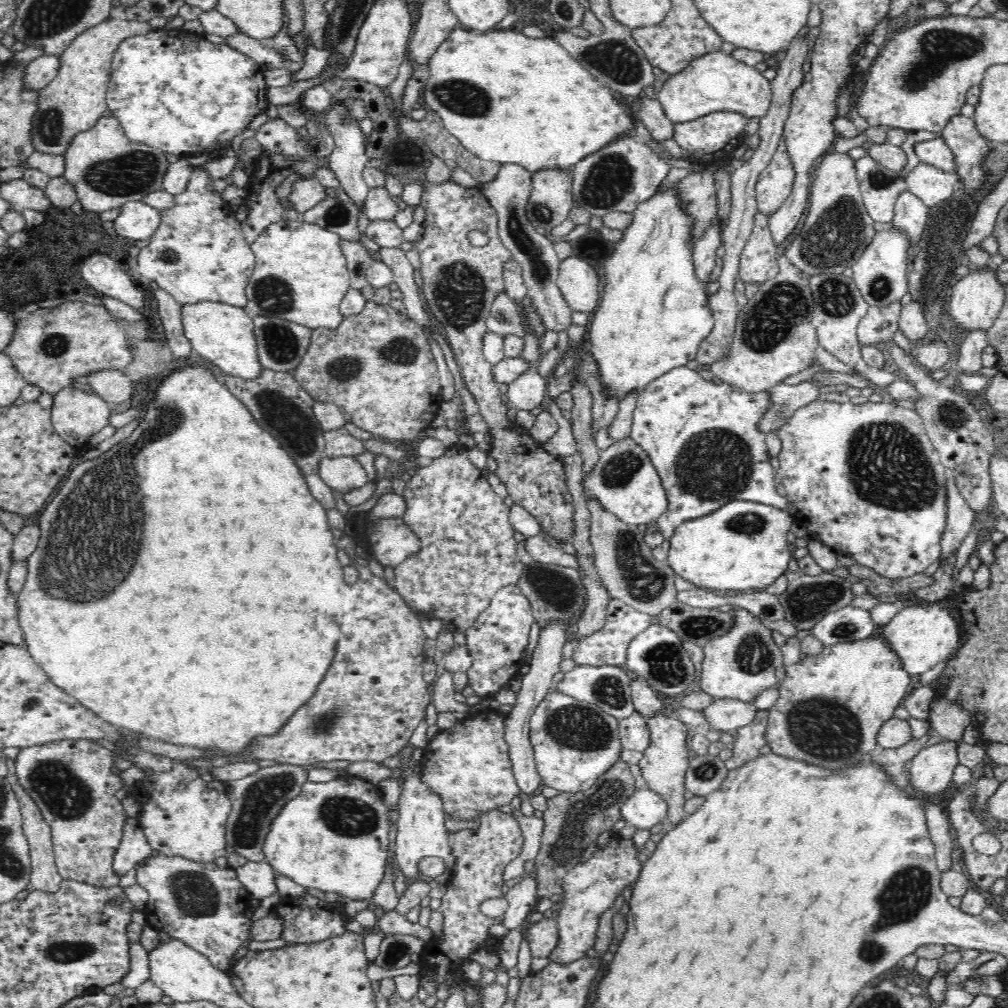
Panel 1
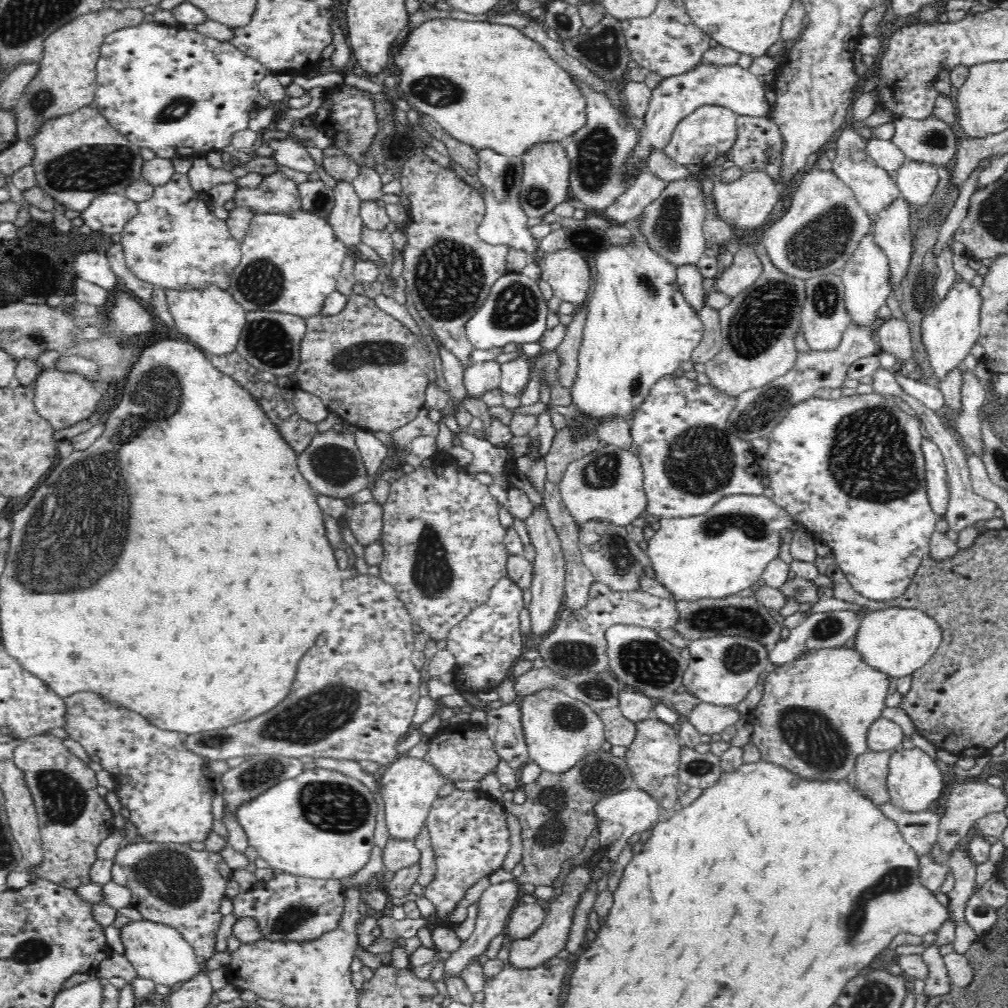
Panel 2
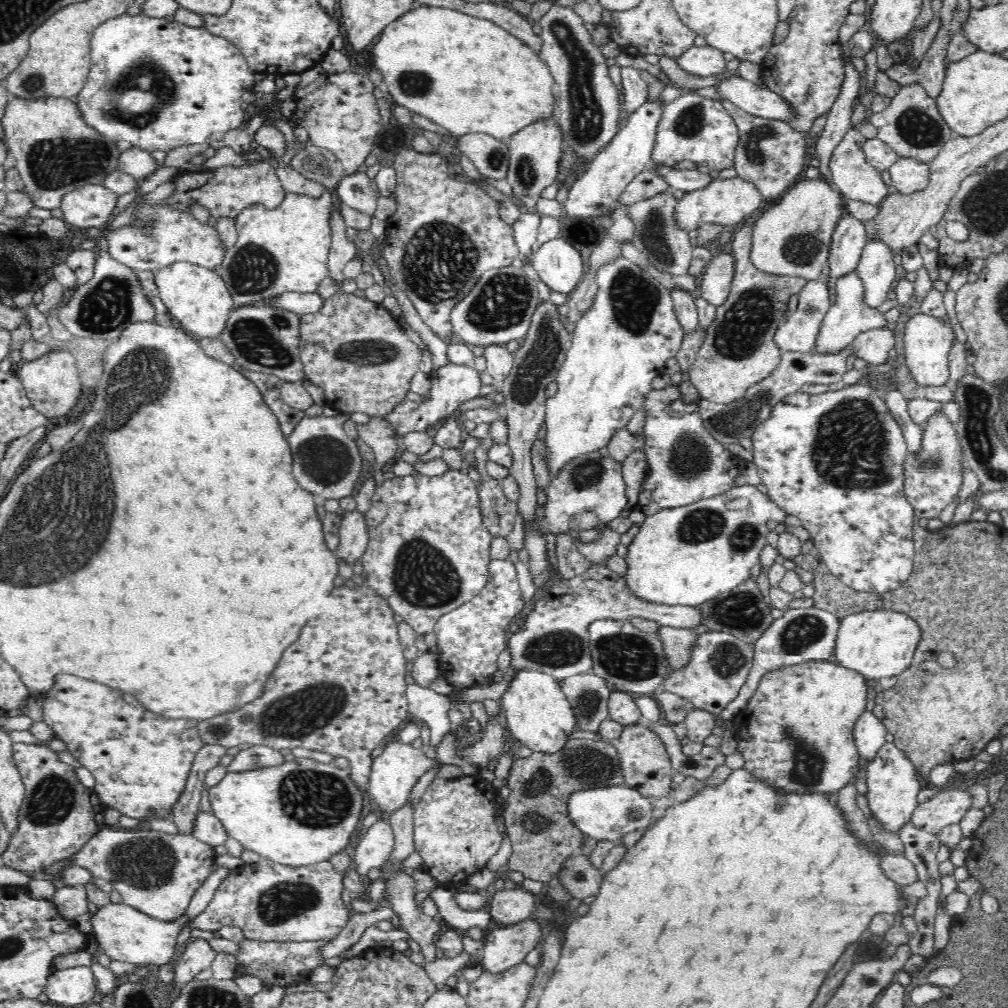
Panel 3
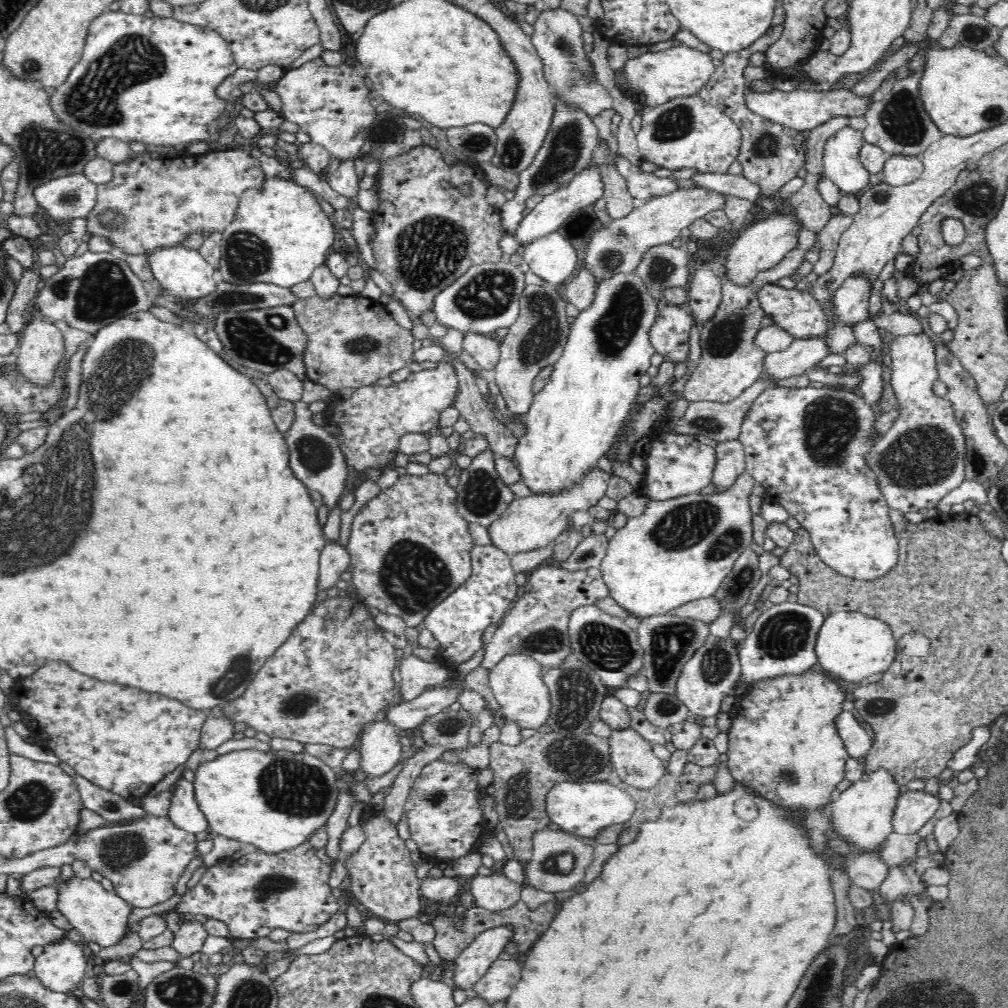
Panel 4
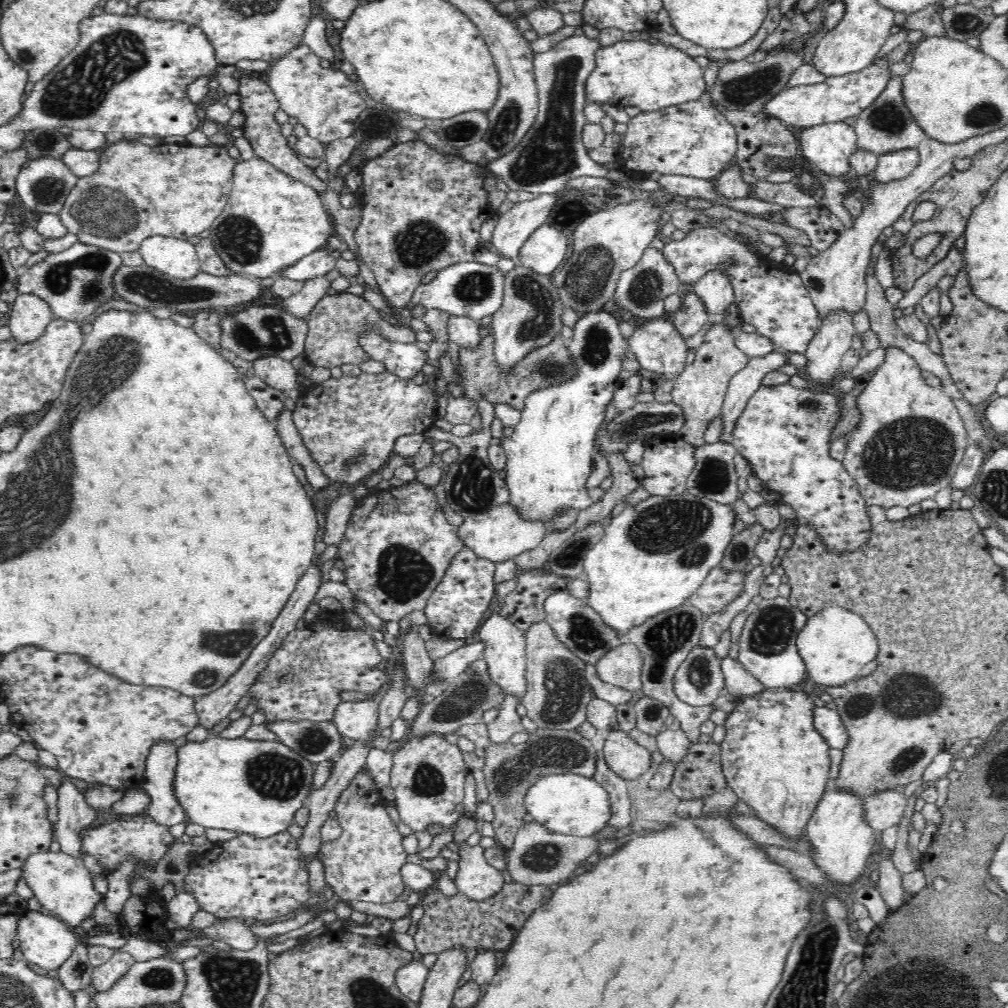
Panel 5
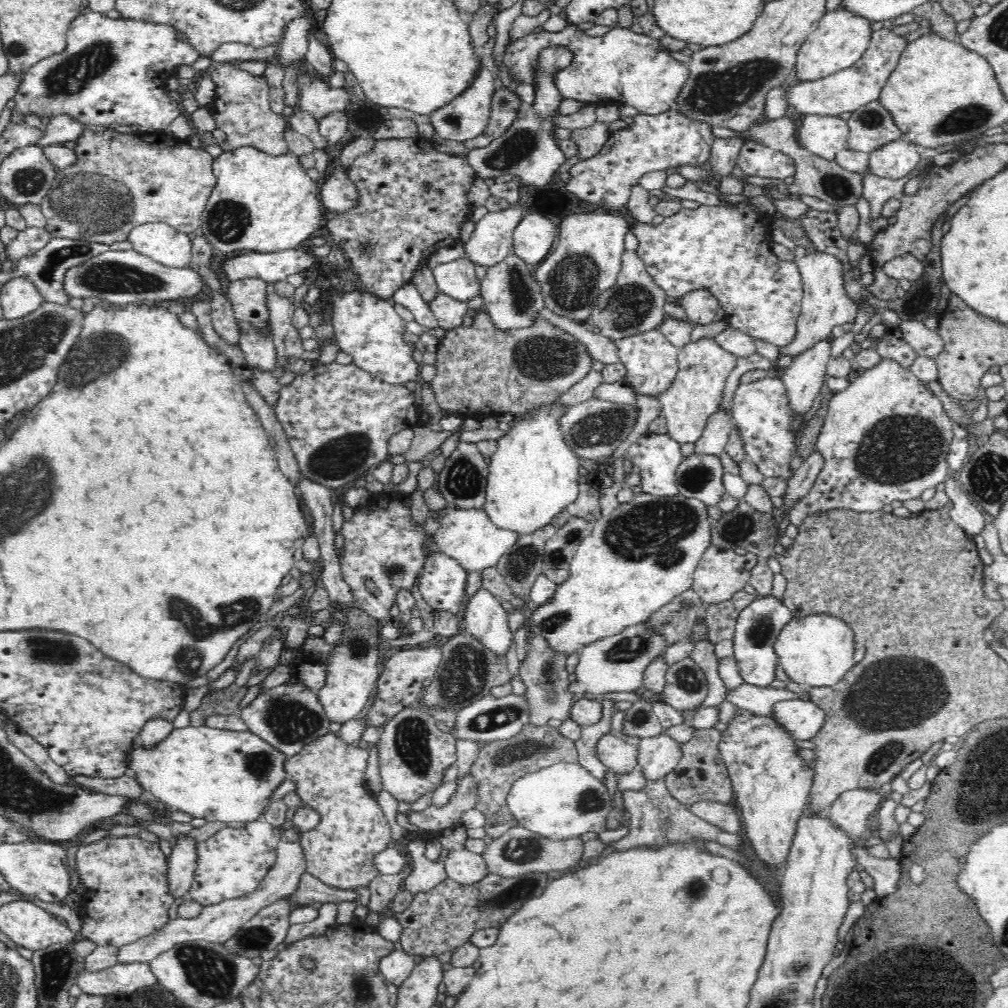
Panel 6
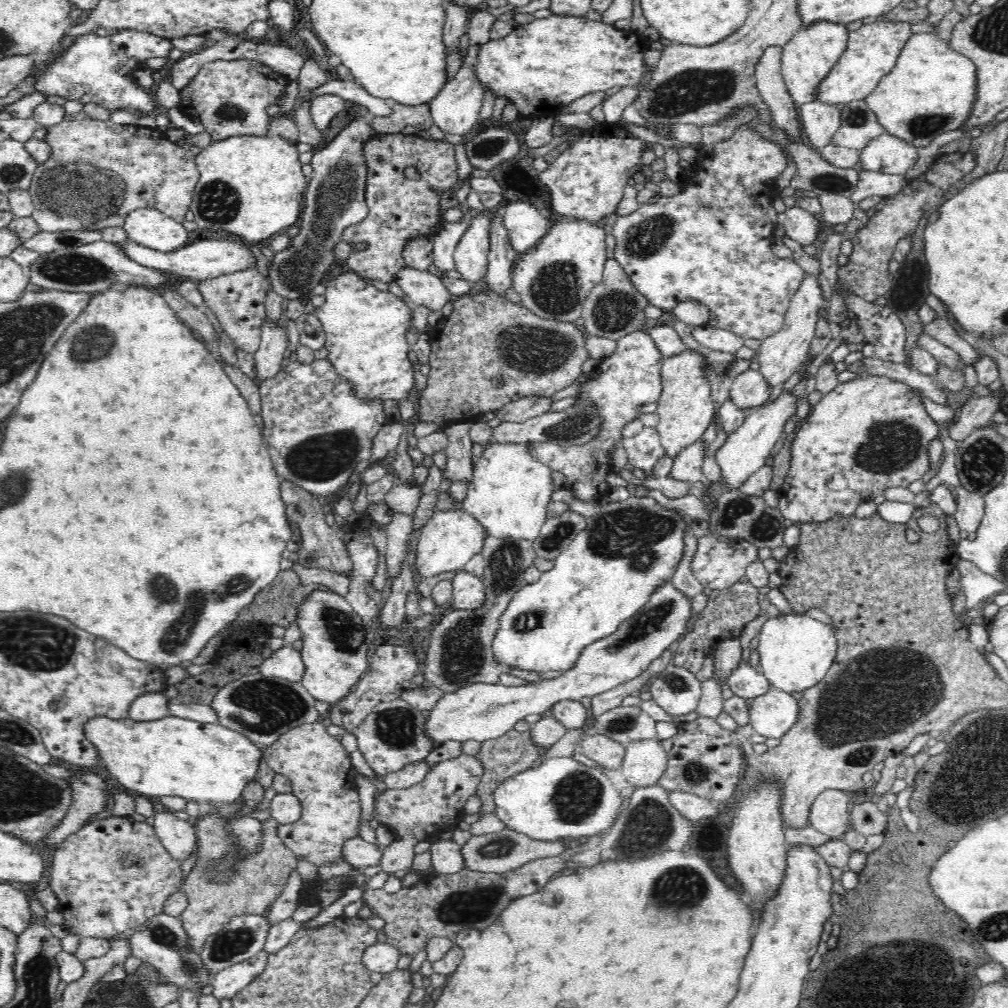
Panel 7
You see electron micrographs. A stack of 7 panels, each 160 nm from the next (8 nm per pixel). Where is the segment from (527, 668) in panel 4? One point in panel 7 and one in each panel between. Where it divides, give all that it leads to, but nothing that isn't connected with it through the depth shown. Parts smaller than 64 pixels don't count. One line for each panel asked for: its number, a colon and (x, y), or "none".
5: (504, 646)
6: (483, 616)
7: (467, 590)

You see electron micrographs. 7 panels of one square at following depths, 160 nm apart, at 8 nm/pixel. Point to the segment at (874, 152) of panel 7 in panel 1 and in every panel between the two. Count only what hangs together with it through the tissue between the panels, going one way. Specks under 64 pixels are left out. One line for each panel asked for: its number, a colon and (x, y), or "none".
1: (932, 185)
2: (917, 181)
3: (909, 175)
4: (897, 170)
5: (895, 165)
6: (898, 158)

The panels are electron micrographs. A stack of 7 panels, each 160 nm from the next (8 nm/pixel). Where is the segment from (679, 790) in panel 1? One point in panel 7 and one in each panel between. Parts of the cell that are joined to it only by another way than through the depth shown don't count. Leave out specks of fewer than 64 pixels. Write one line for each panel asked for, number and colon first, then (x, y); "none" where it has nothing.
2: (653, 756)
3: (645, 766)
4: (632, 757)
5: (623, 755)
6: (618, 755)
7: (608, 753)

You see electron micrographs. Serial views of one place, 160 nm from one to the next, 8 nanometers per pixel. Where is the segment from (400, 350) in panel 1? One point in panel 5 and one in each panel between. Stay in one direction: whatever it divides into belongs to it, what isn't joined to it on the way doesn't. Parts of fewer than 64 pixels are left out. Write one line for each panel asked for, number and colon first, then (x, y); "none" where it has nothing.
2: (365, 365)
3: (351, 347)
4: (351, 340)
5: (335, 319)

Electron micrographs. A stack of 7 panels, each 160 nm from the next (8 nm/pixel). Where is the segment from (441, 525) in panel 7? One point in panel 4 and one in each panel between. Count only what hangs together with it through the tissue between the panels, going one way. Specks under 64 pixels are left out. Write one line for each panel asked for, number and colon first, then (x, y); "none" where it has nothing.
4: (528, 523)
5: (497, 535)
6: (466, 536)

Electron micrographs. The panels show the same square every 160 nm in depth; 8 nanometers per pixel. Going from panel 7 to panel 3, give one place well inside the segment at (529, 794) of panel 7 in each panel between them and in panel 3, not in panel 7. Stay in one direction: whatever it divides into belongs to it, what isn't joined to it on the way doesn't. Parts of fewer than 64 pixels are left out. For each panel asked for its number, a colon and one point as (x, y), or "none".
3: (608, 813)
4: (583, 808)
5: (567, 803)
6: (560, 801)

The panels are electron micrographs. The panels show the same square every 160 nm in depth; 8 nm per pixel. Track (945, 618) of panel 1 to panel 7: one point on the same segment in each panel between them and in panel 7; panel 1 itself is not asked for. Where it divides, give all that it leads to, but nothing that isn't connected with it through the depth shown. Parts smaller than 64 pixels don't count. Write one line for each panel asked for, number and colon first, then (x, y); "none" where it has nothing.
2: (895, 641)
3: (875, 644)
4: (851, 646)
5: (834, 645)
6: (816, 650)
7: (795, 652)

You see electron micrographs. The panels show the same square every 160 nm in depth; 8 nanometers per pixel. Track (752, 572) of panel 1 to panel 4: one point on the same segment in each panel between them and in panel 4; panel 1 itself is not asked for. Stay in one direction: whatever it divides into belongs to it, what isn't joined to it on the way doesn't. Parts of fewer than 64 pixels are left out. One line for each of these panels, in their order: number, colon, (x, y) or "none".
2: (724, 551)
3: (685, 555)
4: (678, 550)

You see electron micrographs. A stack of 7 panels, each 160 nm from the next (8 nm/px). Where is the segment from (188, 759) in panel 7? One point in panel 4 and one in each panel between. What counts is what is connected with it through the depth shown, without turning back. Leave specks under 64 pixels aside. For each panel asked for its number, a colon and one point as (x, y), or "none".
4: (274, 800)
5: (250, 786)
6: (221, 775)

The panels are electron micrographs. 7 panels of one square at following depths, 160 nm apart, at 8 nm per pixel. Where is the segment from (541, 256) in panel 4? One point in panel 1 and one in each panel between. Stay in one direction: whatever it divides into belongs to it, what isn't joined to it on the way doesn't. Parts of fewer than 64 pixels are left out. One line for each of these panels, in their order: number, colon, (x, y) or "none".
1: (577, 280)
2: (568, 273)
3: (559, 265)

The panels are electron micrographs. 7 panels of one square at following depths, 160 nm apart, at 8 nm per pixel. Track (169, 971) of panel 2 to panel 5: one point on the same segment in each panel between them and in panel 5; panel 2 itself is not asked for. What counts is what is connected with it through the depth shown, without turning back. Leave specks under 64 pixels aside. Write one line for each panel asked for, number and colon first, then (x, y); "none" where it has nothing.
3: (123, 933)
4: (100, 916)
5: (59, 881)

